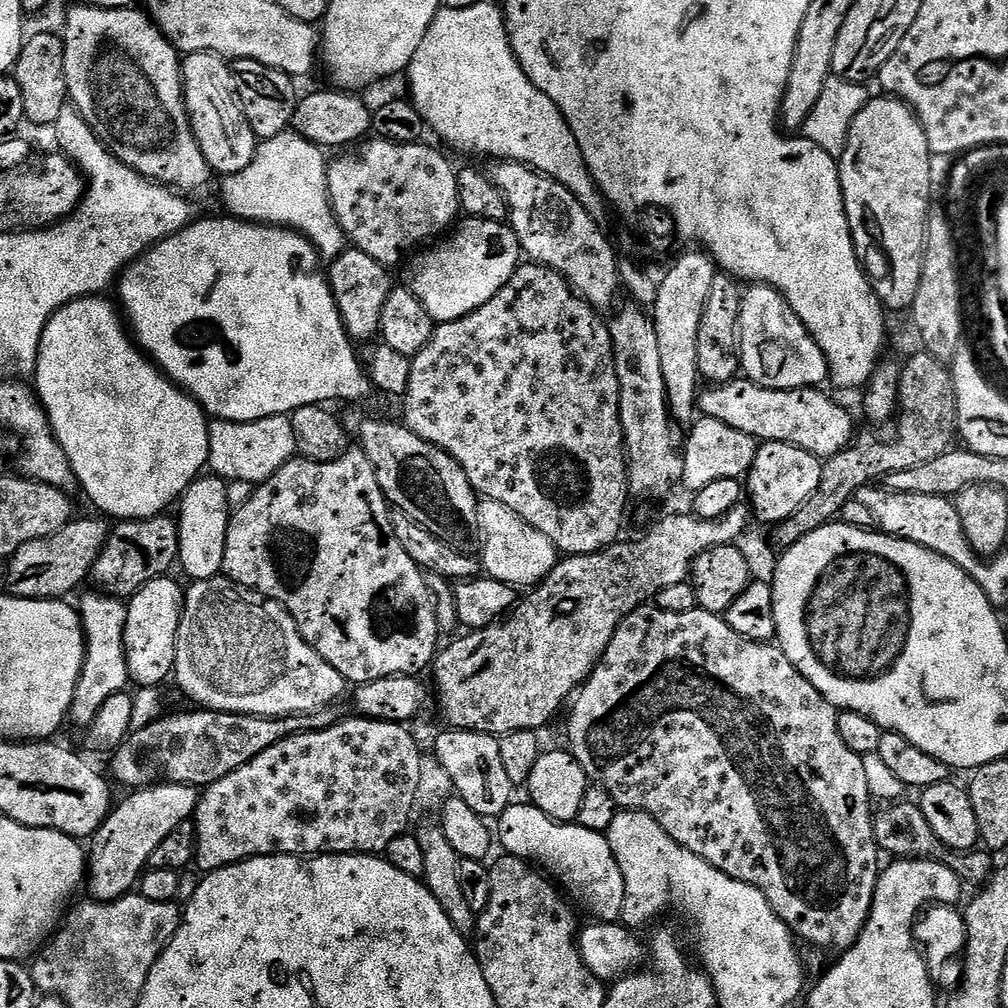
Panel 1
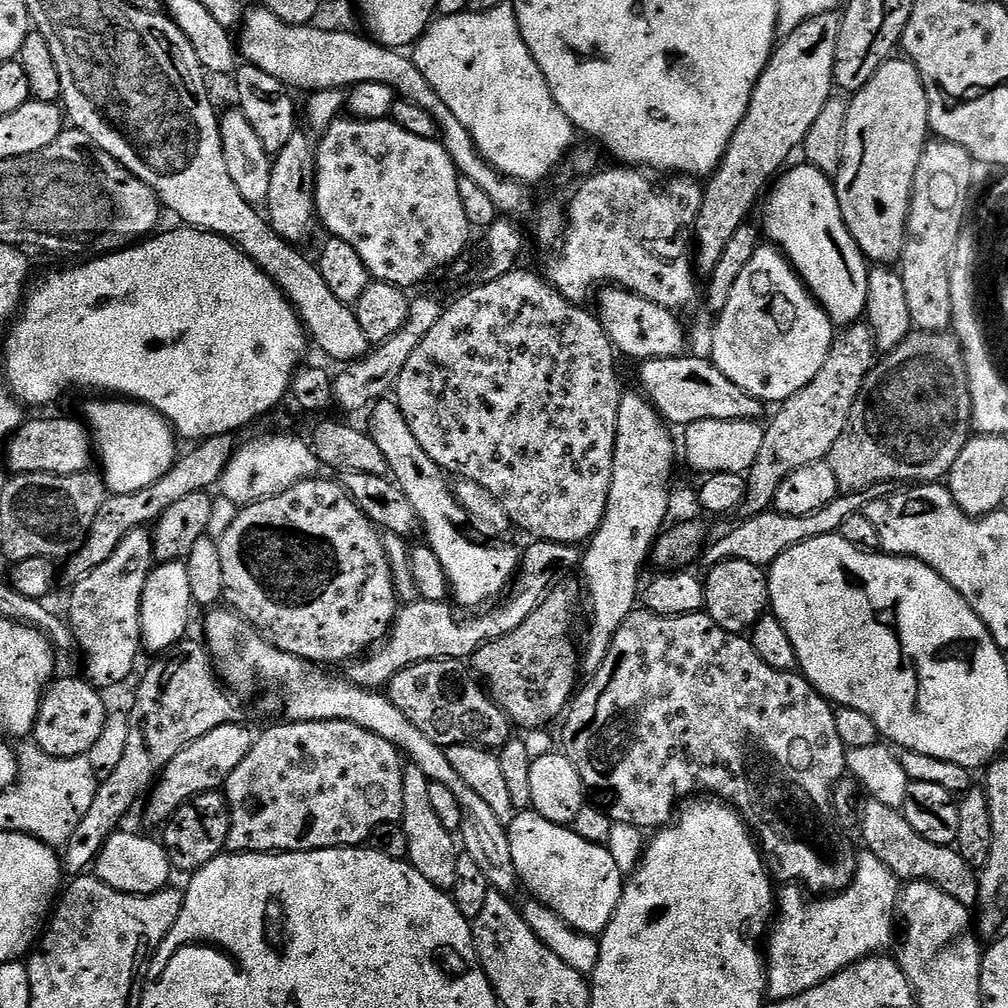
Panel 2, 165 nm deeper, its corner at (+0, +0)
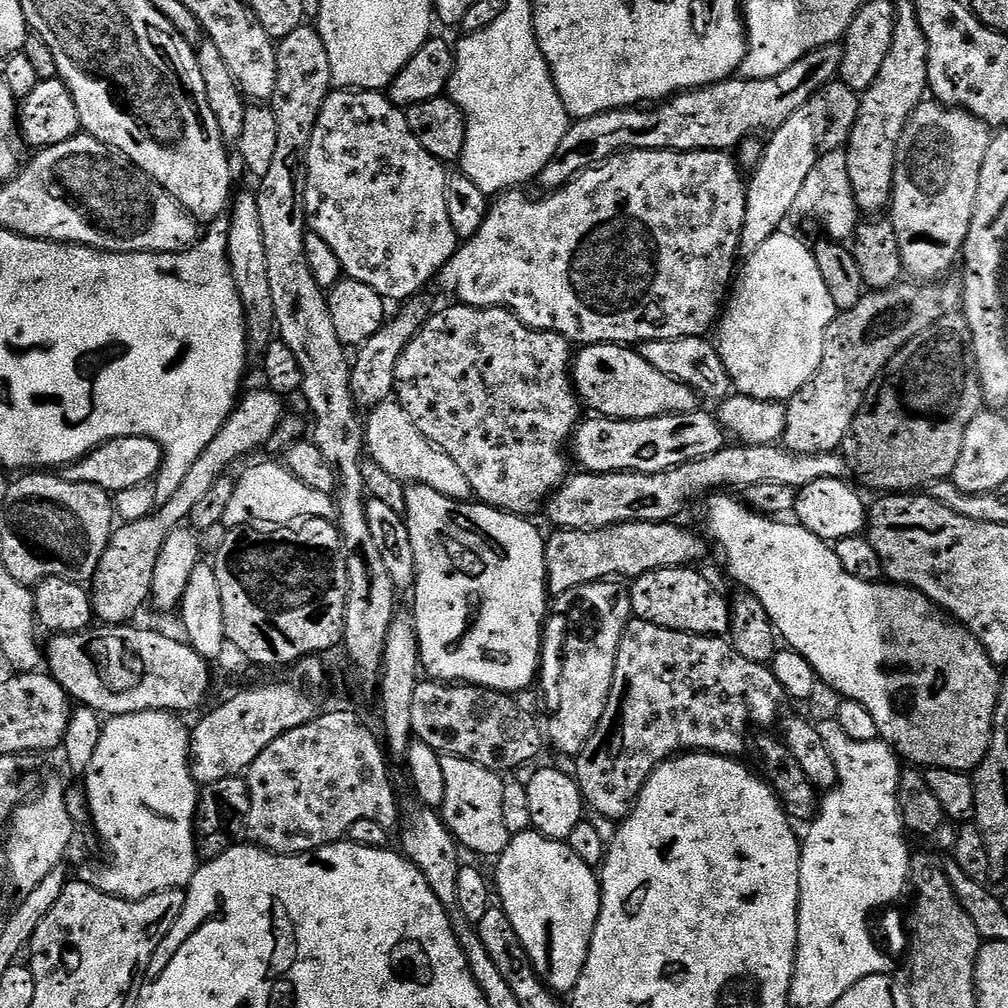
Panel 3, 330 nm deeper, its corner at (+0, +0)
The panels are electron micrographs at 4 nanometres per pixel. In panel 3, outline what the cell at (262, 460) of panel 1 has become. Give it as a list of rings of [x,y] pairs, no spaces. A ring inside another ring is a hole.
[[[276,462],[276,464],[256,464],[238,476],[236,489],[230,498],[230,506],[226,506],[223,523],[228,528],[242,528],[253,522],[259,522],[261,525],[288,524],[292,520],[302,520],[306,516],[335,521],[337,519],[335,499],[327,492],[320,492],[316,488],[306,486],[306,482],[298,479],[290,469],[284,467],[283,463]]]

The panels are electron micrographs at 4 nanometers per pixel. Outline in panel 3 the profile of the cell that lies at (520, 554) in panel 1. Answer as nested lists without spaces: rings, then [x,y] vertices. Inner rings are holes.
[[[381,402],[371,409],[366,416],[364,438],[366,452],[373,463],[376,463],[388,474],[402,482],[417,482],[428,488],[438,490],[438,494],[446,494],[455,500],[467,501],[470,489],[466,482],[466,474],[454,463],[454,458],[441,448],[432,444],[408,416],[407,410],[398,402]]]

